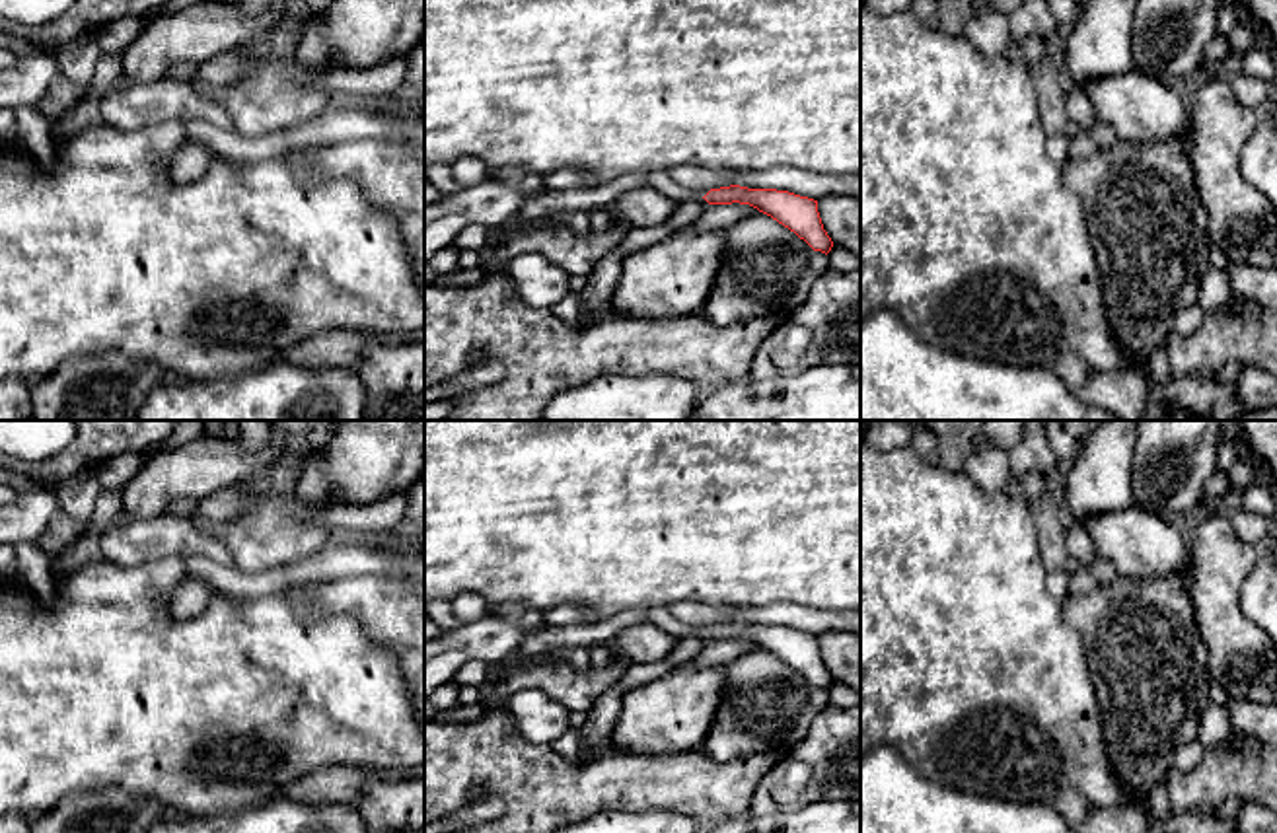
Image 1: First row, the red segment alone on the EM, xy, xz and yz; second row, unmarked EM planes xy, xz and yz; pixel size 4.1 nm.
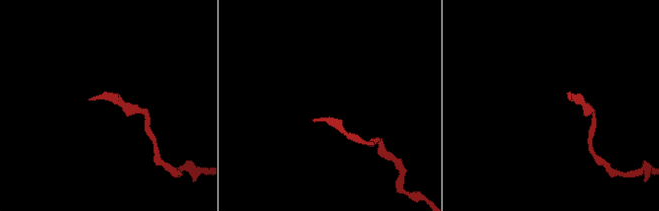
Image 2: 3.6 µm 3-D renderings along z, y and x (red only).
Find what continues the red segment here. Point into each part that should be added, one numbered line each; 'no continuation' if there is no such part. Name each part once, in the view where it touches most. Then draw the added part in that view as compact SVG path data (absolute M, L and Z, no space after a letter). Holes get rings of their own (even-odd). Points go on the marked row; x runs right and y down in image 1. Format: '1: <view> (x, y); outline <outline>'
1: xz (656, 180); outline M650 171L644 187L658 189L662 195L672 199L675 204L683 202L683 200L703 199L709 193L709 189L707 191L689 191L689 189L681 187L668 175L668 171Z

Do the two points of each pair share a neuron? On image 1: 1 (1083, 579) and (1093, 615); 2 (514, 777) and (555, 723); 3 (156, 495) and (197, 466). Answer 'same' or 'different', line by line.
1: different
2: different
3: same

